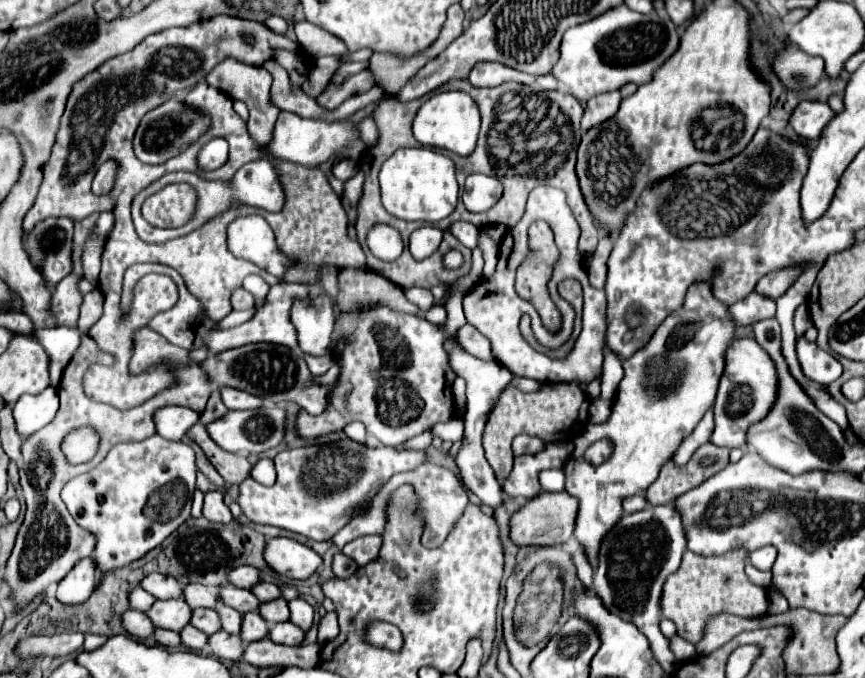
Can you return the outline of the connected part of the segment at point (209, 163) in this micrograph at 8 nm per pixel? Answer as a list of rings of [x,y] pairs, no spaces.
[[[220,137],[208,141],[198,153],[198,167],[202,171],[214,171],[226,163],[228,157],[228,143]]]

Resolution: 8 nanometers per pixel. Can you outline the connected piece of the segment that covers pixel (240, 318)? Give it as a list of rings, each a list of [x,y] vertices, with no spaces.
[[[256,303],[254,307],[246,309],[246,311],[232,311],[232,313],[228,315],[228,319],[222,319],[222,321],[220,321],[220,327],[232,327],[232,325],[240,325],[240,323],[244,323],[244,321],[252,319],[258,307],[260,307],[260,303]]]

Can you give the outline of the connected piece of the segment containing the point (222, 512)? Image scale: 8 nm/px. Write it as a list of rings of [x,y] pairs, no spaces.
[[[208,491],[204,495],[202,515],[214,523],[230,523],[232,521],[232,513],[230,513],[228,505],[224,503],[224,495],[220,491]]]

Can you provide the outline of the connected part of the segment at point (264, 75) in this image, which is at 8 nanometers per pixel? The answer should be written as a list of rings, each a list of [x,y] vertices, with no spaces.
[[[226,57],[226,59],[222,59],[222,61],[206,75],[206,83],[208,83],[210,87],[220,89],[222,93],[226,93],[226,95],[232,97],[232,99],[240,99],[240,101],[246,103],[250,113],[247,122],[250,137],[252,137],[256,143],[260,143],[260,145],[268,143],[268,139],[270,139],[270,135],[272,135],[272,123],[276,121],[276,115],[280,113],[280,109],[278,109],[278,107],[272,103],[272,99],[270,99],[270,89],[272,89],[274,77],[272,77],[264,67],[254,69],[252,65],[246,65],[246,63],[232,59],[232,57]]]

